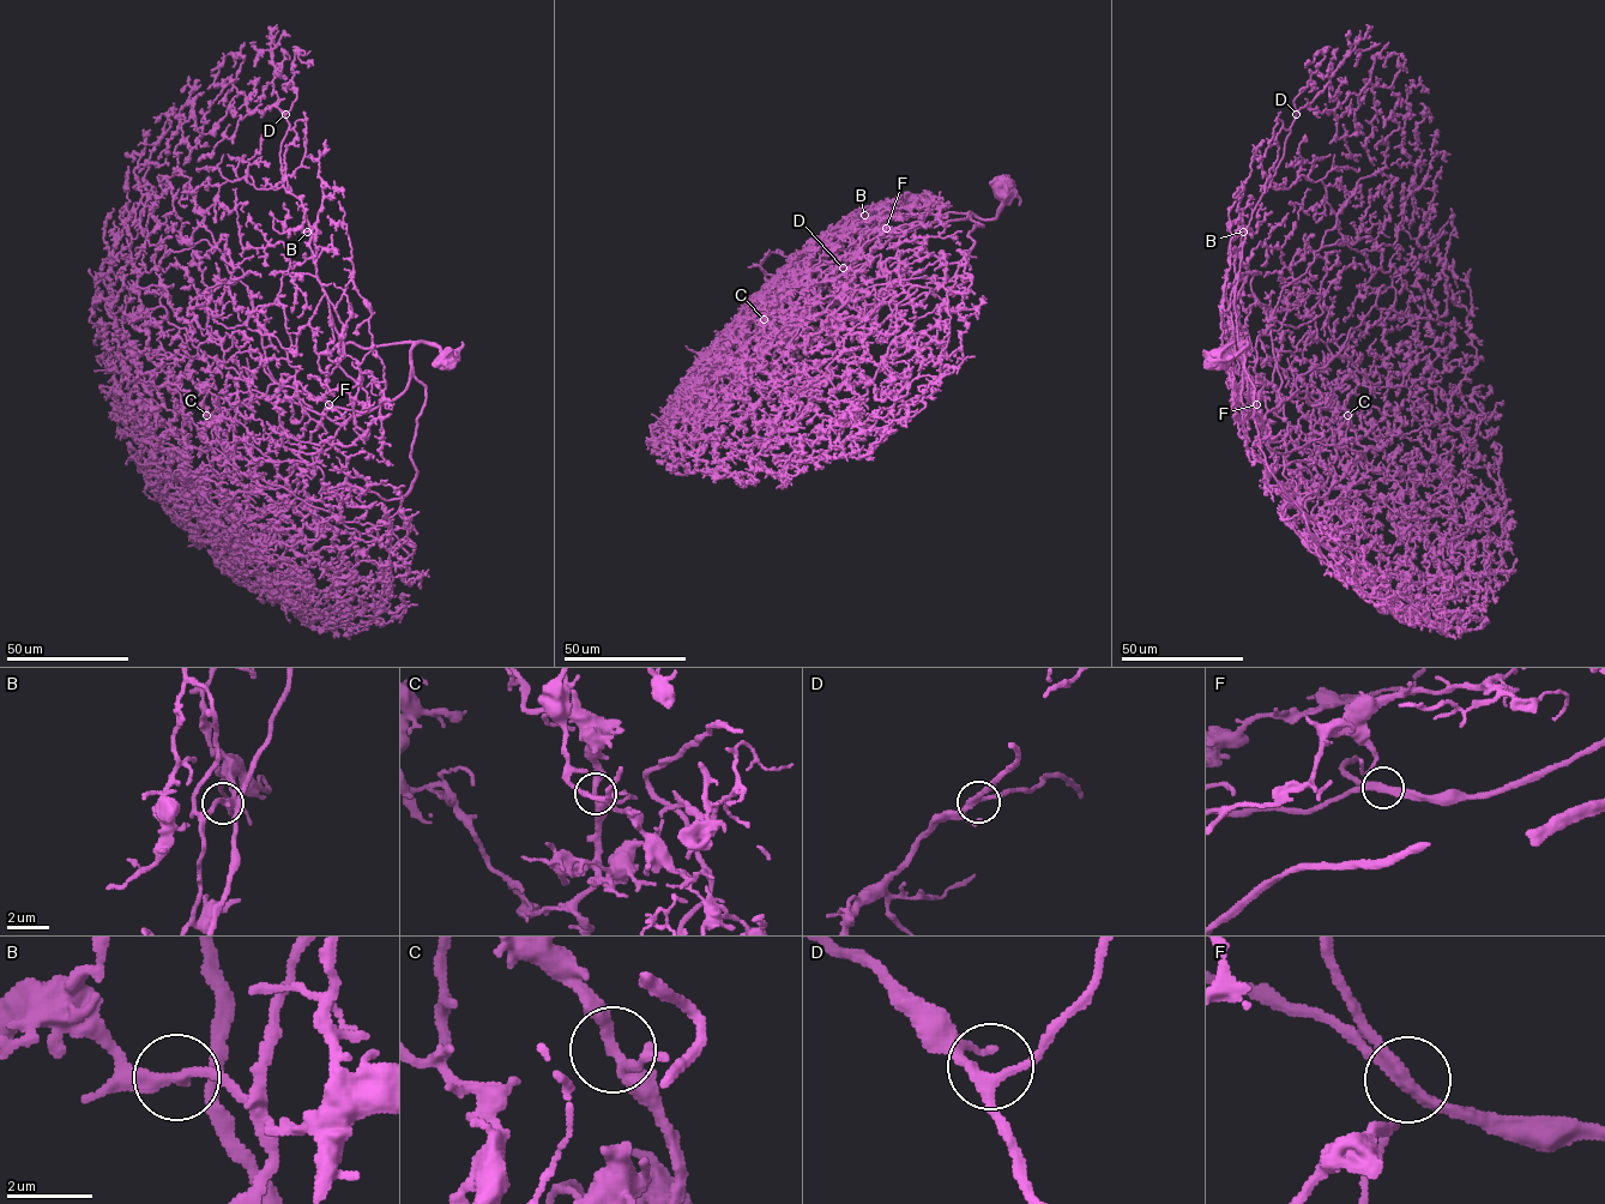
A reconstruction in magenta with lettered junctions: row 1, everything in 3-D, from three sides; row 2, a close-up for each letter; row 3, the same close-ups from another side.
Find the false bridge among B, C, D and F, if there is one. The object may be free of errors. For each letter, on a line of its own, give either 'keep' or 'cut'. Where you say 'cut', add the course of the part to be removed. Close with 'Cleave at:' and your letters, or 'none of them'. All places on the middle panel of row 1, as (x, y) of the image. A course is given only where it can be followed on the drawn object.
B: keep
C: keep
D: keep
F: keep
Cleave at: none of them

